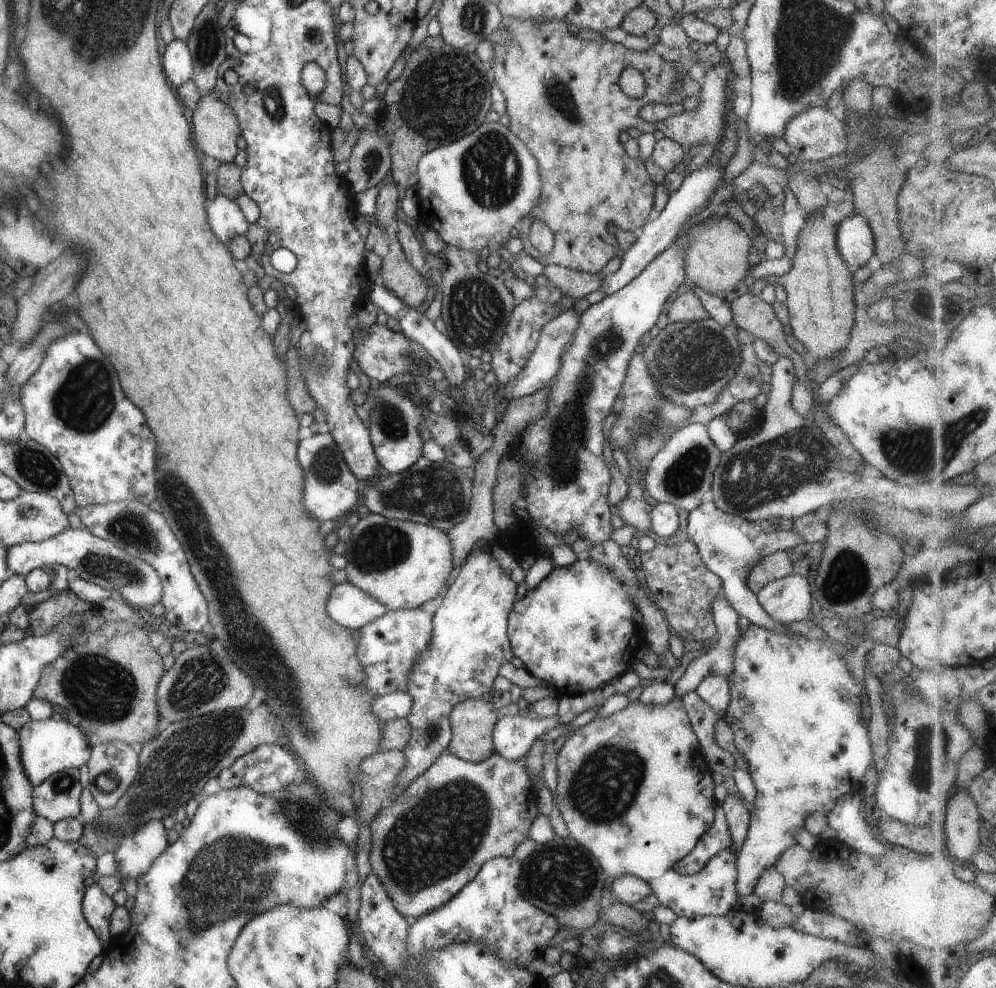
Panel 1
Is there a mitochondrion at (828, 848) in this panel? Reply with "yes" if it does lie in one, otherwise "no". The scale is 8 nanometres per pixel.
no

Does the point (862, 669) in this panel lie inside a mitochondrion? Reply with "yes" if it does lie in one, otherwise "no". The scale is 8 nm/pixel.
no

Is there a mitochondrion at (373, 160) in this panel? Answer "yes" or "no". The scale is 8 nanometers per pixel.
yes

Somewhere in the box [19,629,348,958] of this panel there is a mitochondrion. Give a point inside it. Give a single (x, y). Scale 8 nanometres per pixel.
(191, 751)

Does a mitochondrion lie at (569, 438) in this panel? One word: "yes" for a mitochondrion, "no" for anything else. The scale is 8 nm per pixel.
yes

